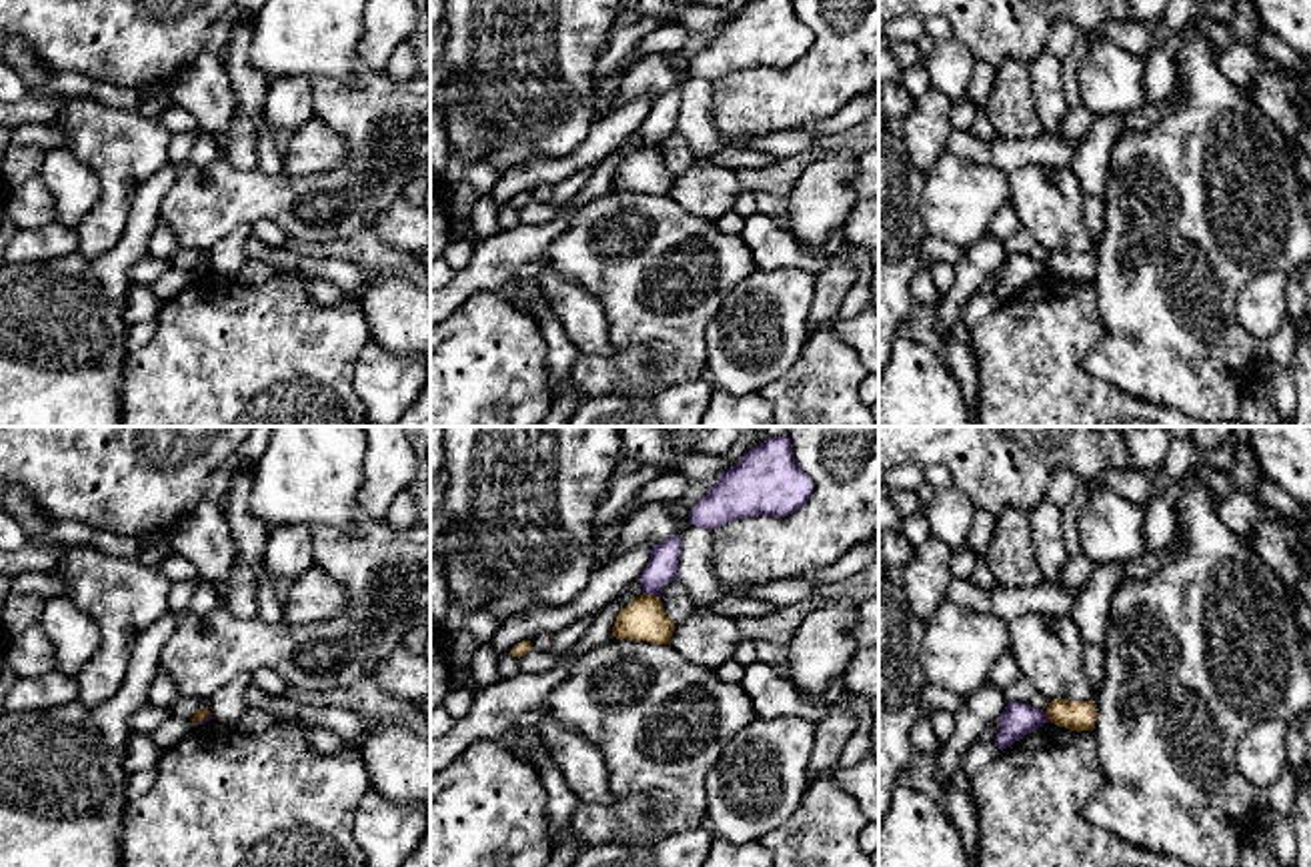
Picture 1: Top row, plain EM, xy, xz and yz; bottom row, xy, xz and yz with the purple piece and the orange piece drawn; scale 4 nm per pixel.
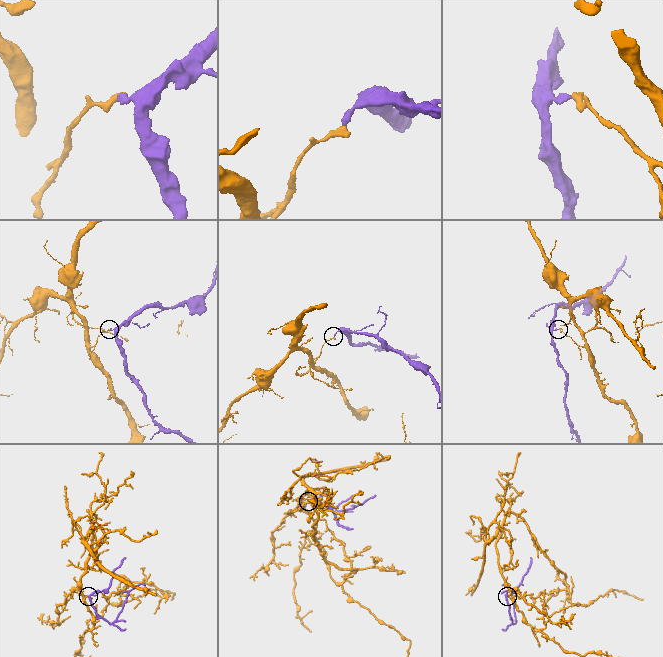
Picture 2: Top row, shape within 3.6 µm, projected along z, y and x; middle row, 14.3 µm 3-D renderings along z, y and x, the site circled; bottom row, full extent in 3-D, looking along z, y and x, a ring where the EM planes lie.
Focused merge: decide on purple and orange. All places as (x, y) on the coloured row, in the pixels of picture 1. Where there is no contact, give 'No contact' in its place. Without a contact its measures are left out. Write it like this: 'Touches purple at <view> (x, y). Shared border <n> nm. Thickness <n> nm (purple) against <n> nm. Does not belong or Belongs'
Touches purple at xz (651, 593). Shared border 80 nm. Thickness 130 nm (purple) against 180 nm. Does not belong

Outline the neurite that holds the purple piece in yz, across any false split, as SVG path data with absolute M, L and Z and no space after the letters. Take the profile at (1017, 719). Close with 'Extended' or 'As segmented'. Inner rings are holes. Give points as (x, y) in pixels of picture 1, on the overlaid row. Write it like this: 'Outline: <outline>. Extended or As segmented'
Outline: M1009 701L997 719L999 733L995 745L1003 751L1045 723L1049 723L1047 711L1039 711L1029 703Z. As segmented

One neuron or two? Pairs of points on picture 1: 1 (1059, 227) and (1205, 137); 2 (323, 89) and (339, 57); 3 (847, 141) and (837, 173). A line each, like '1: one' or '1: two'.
1: two
2: two
3: two

